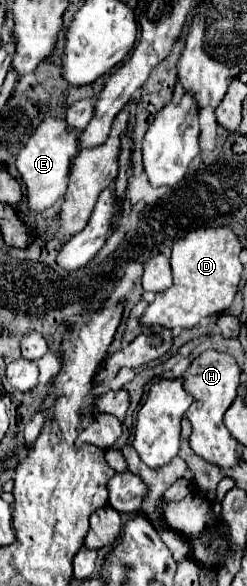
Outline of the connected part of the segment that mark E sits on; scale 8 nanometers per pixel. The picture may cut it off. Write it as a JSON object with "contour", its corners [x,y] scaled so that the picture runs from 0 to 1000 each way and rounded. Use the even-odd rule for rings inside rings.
{"contour":[[[190,200],[166,206],[150,224],[101,244],[93,258],[69,265],[69,288],[109,316],[109,343],[126,360],[182,360],[223,350],[271,326],[271,305],[287,295],[287,278],[320,261],[328,224],[287,224],[271,206],[247,200]]]}

